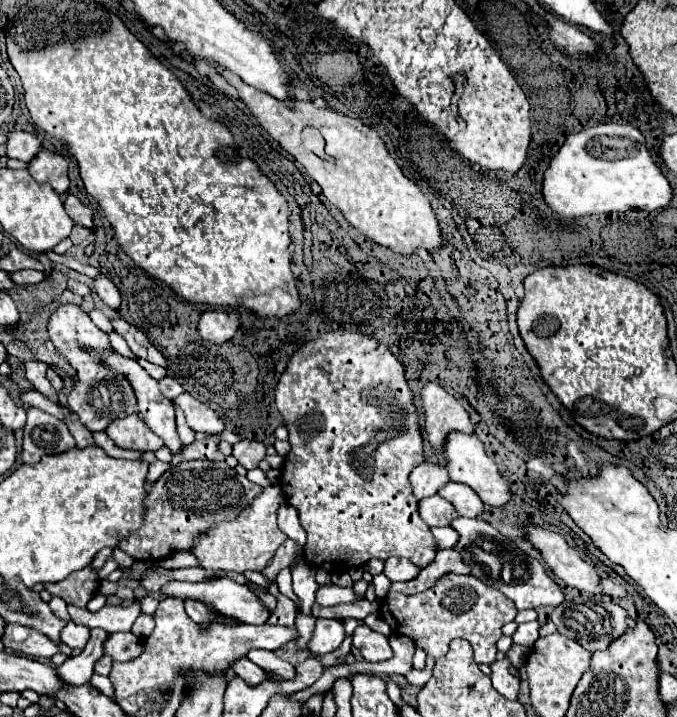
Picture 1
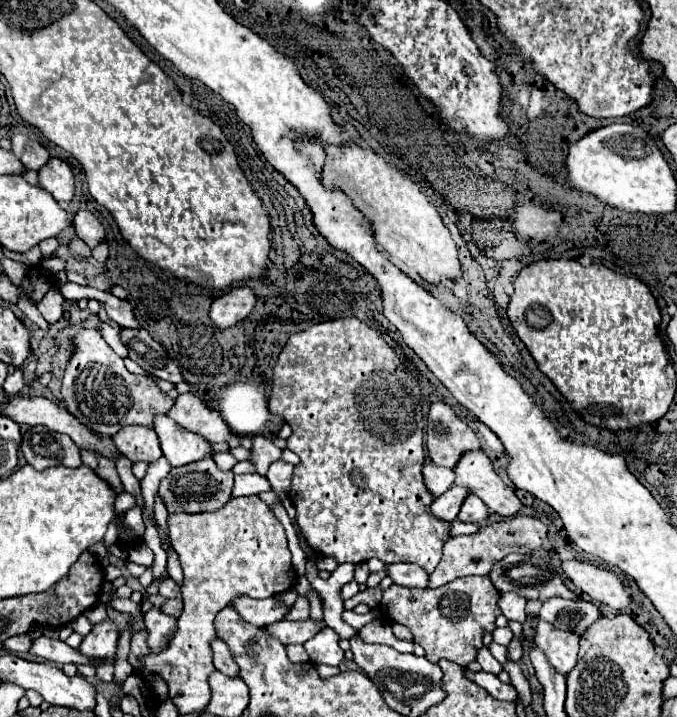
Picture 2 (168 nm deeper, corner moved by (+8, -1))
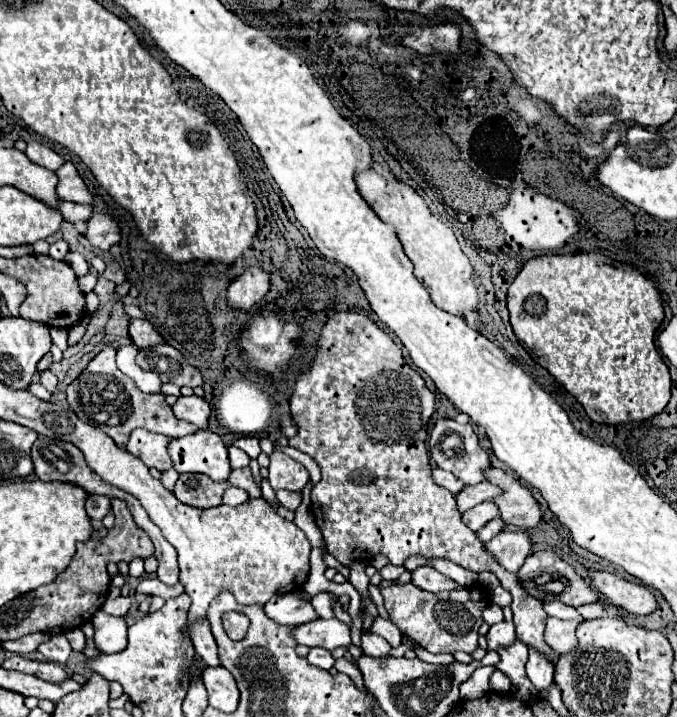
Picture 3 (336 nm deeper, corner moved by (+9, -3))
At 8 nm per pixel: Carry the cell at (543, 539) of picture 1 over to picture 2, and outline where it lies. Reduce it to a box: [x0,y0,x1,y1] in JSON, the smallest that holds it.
[560,560,630,610]

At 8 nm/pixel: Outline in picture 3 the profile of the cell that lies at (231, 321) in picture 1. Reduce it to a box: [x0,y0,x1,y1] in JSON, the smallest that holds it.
[227,266,269,310]

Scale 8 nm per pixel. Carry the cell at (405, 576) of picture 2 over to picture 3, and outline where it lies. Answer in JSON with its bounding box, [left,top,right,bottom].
[413,566,461,592]

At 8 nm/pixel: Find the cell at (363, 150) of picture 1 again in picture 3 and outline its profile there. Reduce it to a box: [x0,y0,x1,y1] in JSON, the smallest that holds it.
[355,170,479,318]

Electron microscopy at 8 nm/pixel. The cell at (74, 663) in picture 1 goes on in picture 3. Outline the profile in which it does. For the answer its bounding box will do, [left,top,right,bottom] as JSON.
[91,610,127,654]

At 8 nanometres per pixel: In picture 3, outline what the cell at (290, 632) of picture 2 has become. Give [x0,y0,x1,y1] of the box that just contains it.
[295,618,351,650]

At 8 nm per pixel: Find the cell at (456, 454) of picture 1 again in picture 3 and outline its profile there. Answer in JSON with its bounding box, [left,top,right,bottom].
[487,468,543,530]

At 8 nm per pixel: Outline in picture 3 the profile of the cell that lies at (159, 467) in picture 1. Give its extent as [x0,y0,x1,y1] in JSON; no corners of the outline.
[85,496,111,522]

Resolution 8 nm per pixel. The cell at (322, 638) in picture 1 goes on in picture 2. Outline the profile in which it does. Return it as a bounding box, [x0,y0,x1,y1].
[304,626,344,666]

